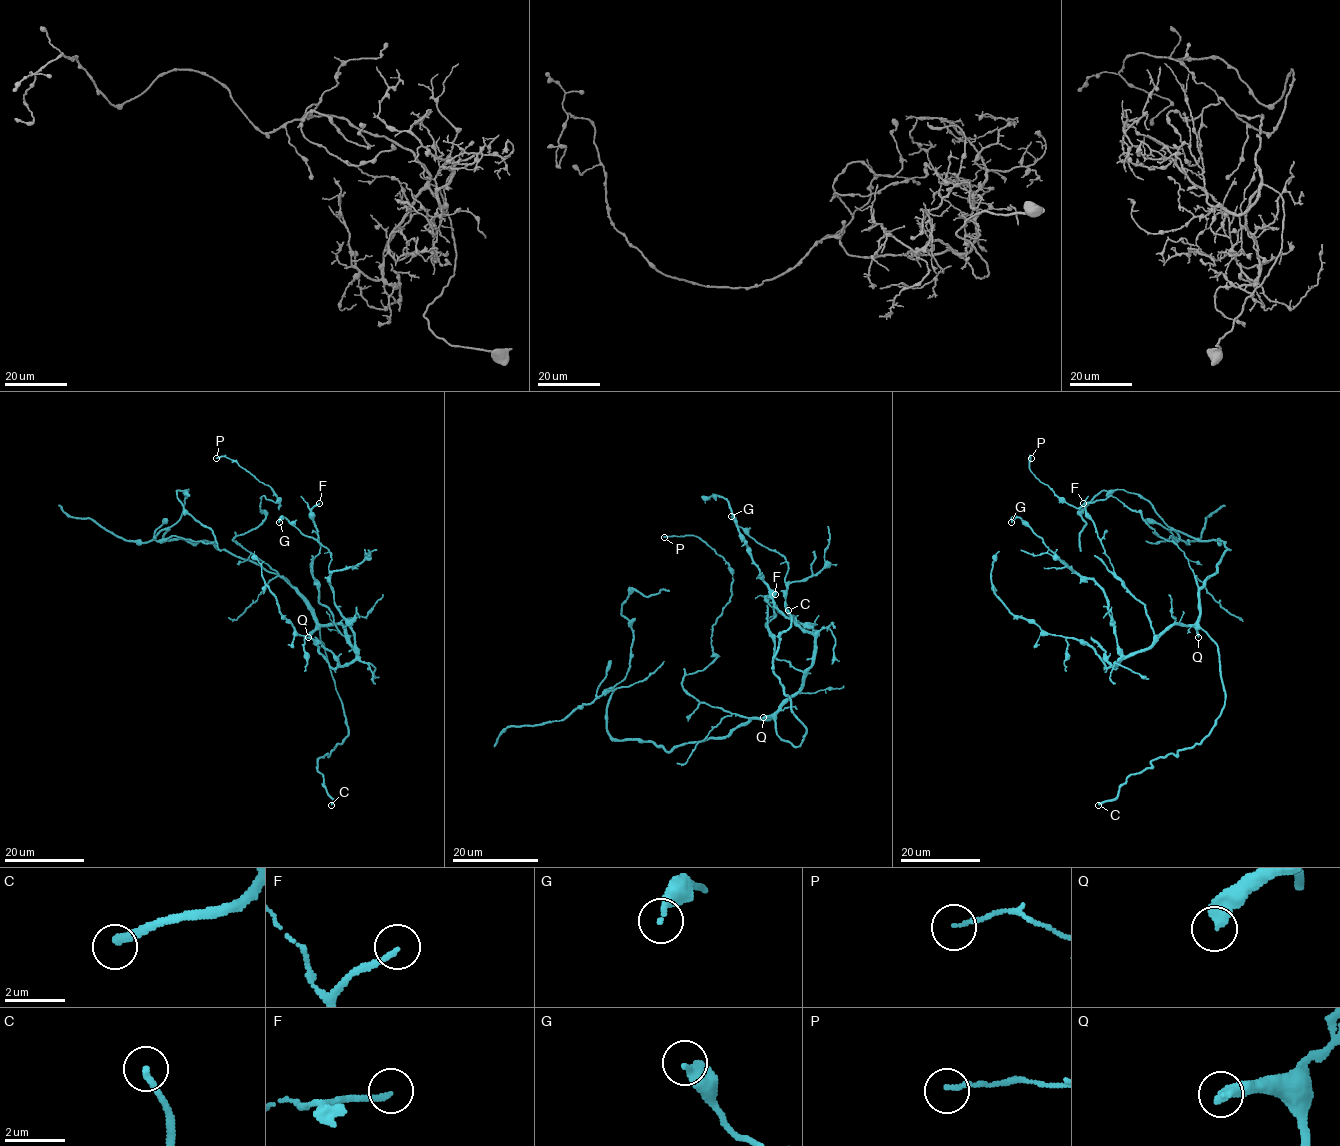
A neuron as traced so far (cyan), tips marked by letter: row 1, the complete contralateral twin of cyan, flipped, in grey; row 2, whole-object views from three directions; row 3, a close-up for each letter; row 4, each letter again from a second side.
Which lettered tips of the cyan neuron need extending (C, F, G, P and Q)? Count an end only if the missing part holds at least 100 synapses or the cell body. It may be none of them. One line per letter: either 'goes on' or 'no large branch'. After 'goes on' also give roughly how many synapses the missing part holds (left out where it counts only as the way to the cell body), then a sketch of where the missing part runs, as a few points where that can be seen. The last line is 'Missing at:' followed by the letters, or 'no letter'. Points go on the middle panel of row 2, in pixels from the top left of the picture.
C: goes on | (788, 610), (790, 583), (773, 572), (775, 569)
F: no large branch
G: no large branch
P: no large branch
Q: goes on | 350 syn | (763, 717), (740, 684), (726, 690), (739, 685), (733, 674), (709, 666), (667, 707), (659, 763)
Missing at: C, Q

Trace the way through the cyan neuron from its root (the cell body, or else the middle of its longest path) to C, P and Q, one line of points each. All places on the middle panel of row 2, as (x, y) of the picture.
C: (745, 722), (773, 718), (777, 735), (793, 746), (806, 733), (773, 670), (779, 636), (791, 623), (788, 610)
P: (745, 722), (682, 685), (717, 656), (712, 627), (729, 601), (732, 570), (697, 536), (664, 537)
Q: (745, 722), (749, 718), (768, 719), (771, 716), (763, 717)

